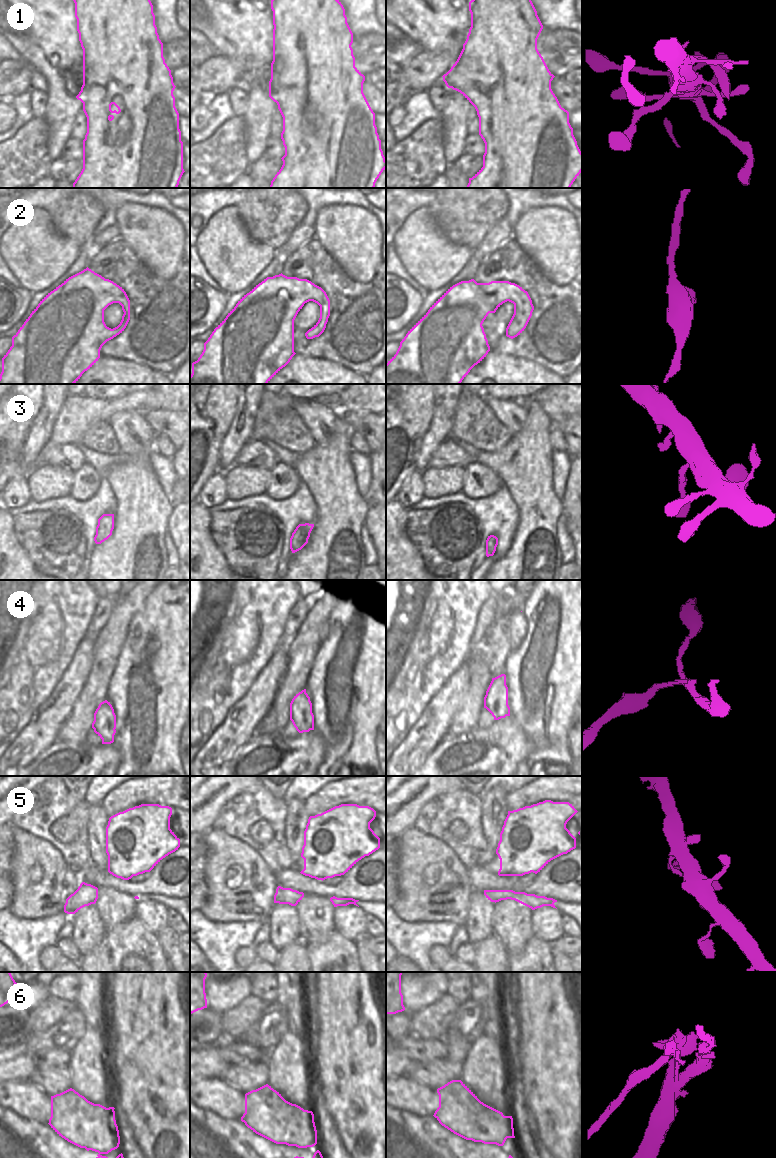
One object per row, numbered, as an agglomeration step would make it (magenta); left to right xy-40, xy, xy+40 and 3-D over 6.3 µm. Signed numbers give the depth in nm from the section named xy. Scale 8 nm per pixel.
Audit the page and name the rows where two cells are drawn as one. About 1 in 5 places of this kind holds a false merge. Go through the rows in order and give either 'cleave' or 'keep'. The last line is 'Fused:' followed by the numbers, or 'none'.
1: keep
2: keep
3: keep
4: cleave
5: keep
6: cleave
Fused: 4, 6

